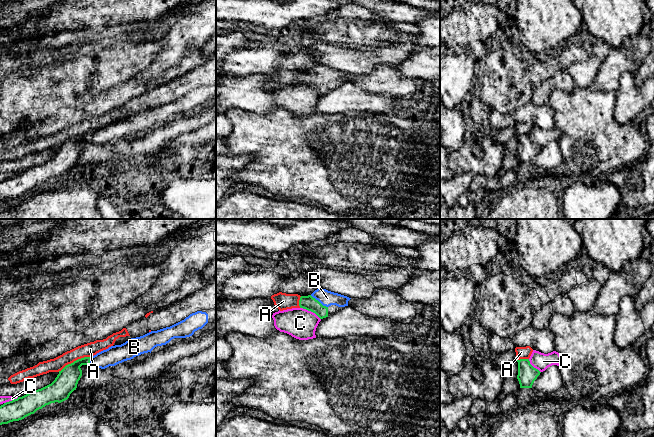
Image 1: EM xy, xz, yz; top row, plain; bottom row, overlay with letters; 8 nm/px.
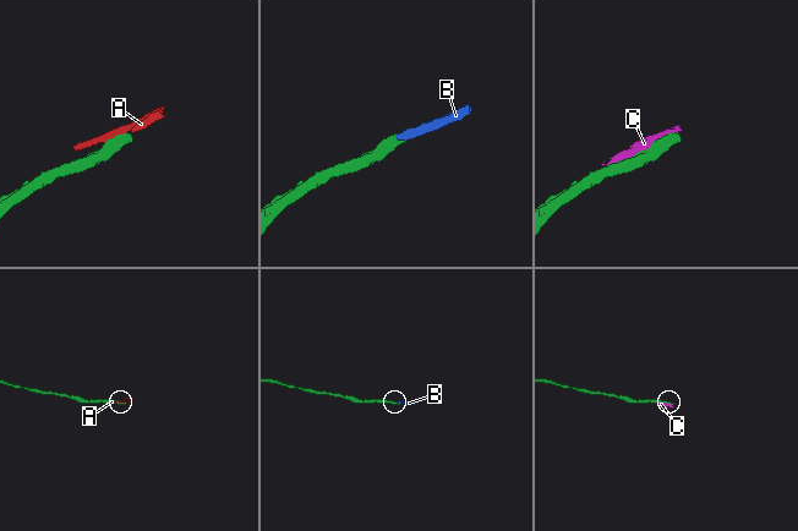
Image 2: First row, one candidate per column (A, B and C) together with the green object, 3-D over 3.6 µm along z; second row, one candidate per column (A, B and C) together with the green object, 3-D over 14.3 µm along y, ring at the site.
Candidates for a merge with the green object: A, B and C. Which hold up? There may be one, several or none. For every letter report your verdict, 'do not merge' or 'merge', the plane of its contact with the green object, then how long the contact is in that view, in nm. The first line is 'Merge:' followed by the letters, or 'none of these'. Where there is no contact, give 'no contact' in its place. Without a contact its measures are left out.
Merge: B
A: do not merge; contact in xy; length 300 nm
B: merge; contact in xz; length 170 nm
C: do not merge; contact in xz; length 190 nm

